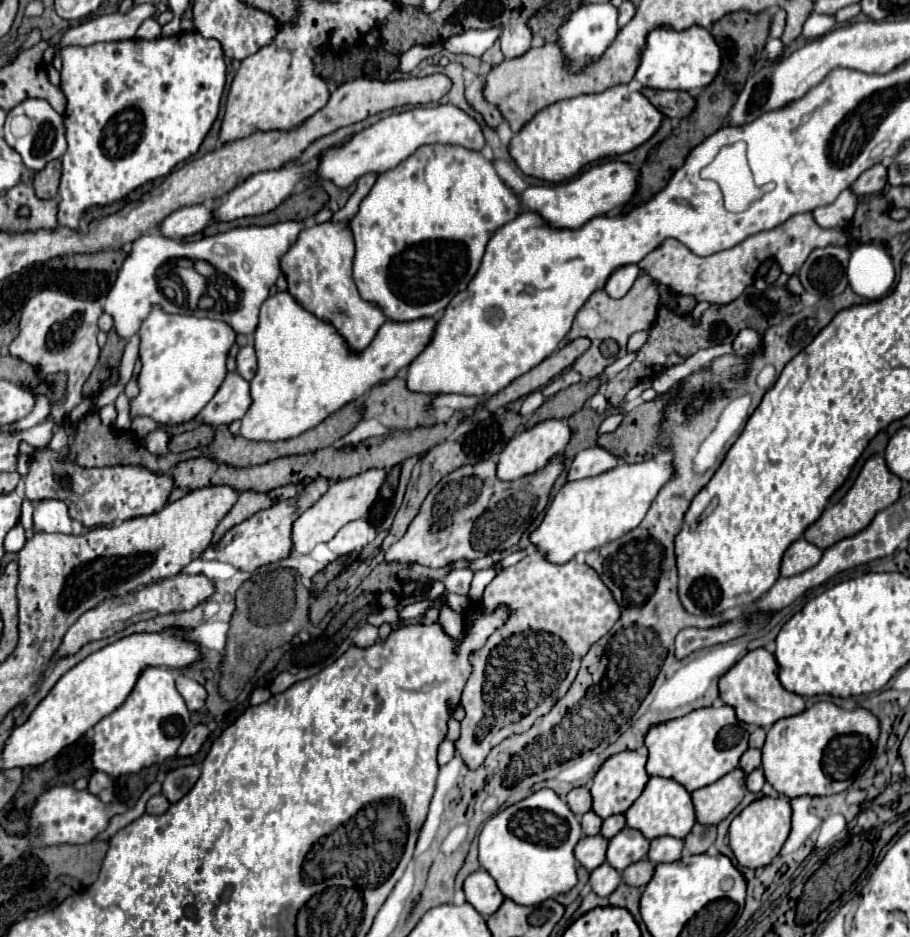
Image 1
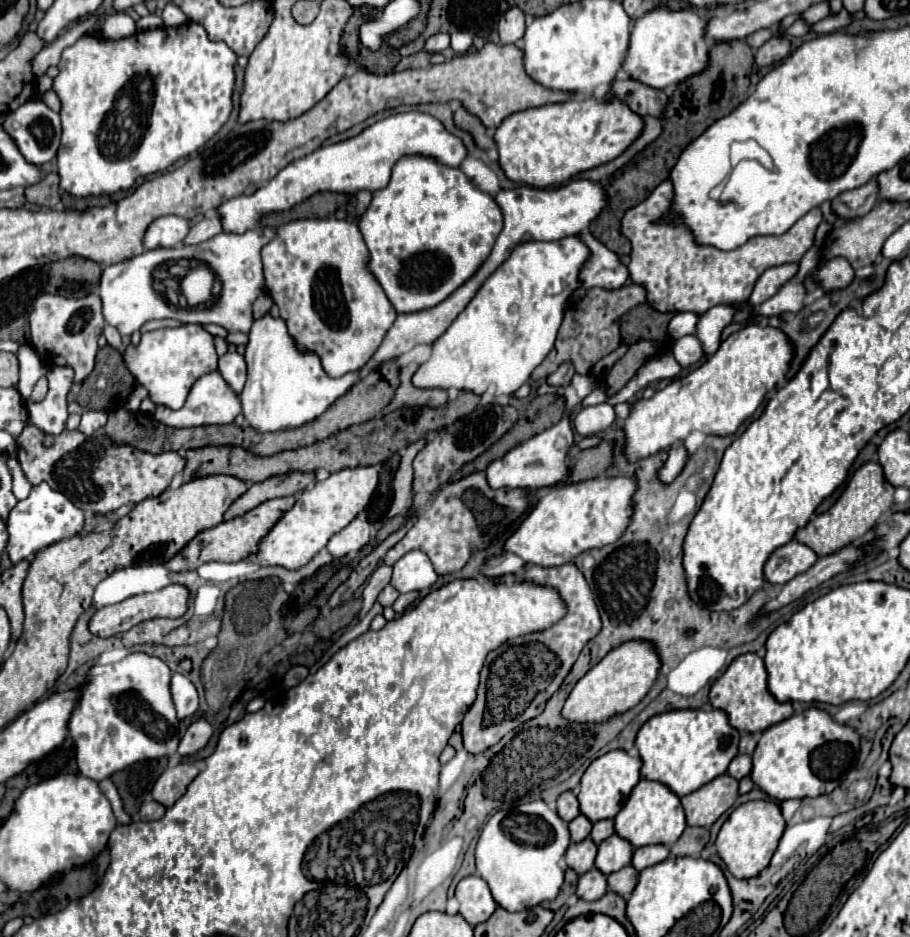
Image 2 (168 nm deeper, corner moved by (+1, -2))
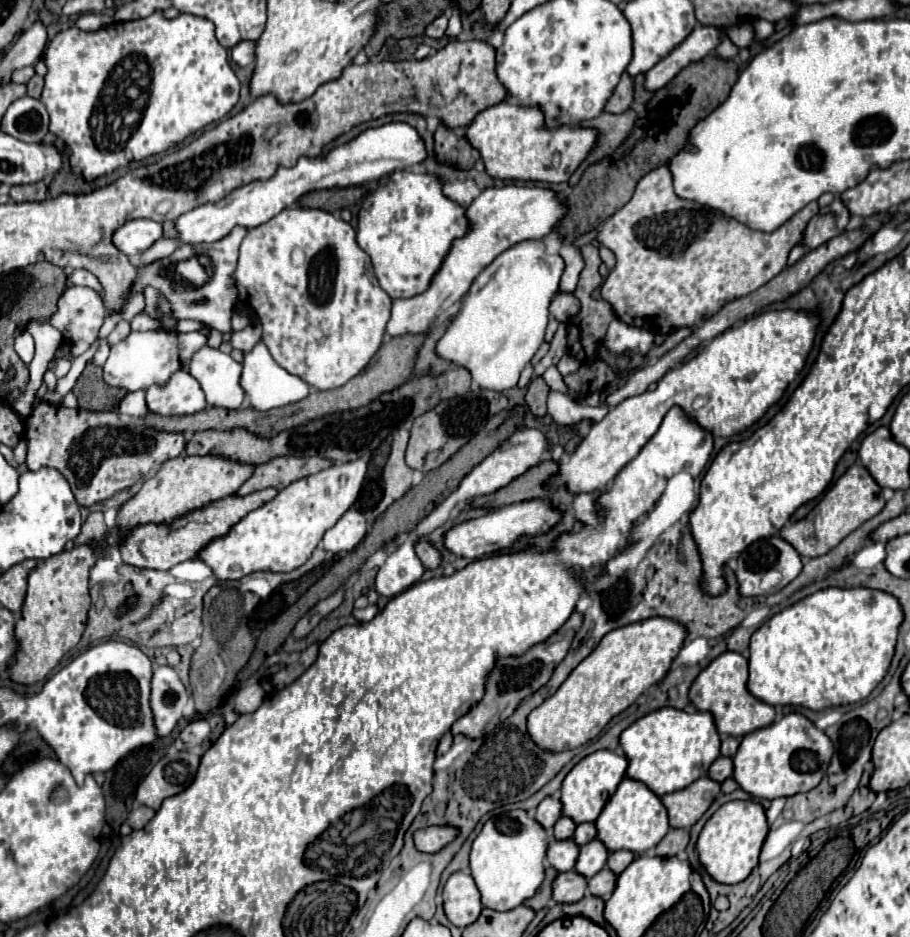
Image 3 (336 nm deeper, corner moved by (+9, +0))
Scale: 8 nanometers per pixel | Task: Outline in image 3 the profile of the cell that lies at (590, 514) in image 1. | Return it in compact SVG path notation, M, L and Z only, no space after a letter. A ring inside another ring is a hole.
M522 501L522 503L514 503L508 507L500 507L490 511L488 515L464 521L454 525L452 529L448 529L444 533L444 547L464 559L480 559L484 555L492 555L496 551L508 549L512 547L512 543L520 537L520 535L538 535L548 531L550 527L554 527L560 521L562 513L554 511L550 507L548 501Z

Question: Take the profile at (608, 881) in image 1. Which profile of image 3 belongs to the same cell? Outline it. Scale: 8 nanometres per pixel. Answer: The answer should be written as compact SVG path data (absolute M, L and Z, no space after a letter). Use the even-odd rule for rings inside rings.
M576 871L558 873L558 877L552 881L552 899L556 903L576 903L584 897L586 883L588 881Z

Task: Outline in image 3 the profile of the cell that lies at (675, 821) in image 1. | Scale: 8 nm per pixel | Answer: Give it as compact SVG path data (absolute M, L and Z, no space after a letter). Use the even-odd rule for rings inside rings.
M628 777L622 779L616 793L608 799L602 813L594 821L594 825L598 829L596 837L604 843L604 847L608 851L626 849L626 851L632 851L634 855L640 855L640 853L656 847L660 843L662 835L666 835L666 831L670 829L666 807L662 805L660 797L654 795L644 783L628 779Z

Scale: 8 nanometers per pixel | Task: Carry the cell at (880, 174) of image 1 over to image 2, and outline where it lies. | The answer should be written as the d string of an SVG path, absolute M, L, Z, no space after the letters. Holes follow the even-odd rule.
M870 179L862 187L840 193L832 201L832 209L834 213L838 213L840 219L862 217L876 205L876 201L878 201L878 181Z

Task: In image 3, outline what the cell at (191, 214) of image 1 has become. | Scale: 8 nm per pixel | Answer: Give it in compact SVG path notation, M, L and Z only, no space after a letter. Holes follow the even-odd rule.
M132 219L126 221L112 233L112 243L126 257L136 259L146 251L154 241L162 237L162 225L150 219Z

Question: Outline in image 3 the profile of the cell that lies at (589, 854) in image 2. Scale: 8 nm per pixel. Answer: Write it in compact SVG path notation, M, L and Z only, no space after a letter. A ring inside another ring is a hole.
M572 839L554 841L554 843L548 845L546 859L548 859L548 863L550 863L558 873L572 871L572 869L574 869L574 863L576 863L576 859L578 859L578 851L580 851L580 847L578 847Z

